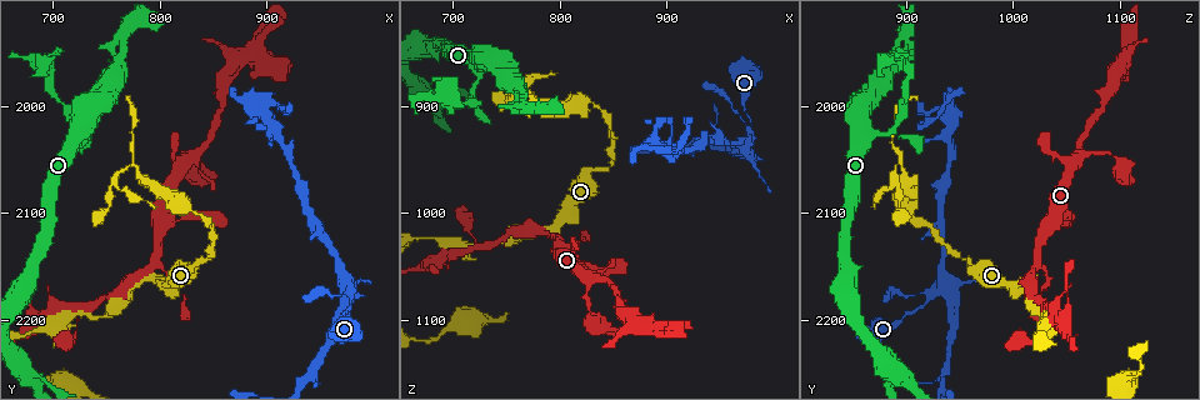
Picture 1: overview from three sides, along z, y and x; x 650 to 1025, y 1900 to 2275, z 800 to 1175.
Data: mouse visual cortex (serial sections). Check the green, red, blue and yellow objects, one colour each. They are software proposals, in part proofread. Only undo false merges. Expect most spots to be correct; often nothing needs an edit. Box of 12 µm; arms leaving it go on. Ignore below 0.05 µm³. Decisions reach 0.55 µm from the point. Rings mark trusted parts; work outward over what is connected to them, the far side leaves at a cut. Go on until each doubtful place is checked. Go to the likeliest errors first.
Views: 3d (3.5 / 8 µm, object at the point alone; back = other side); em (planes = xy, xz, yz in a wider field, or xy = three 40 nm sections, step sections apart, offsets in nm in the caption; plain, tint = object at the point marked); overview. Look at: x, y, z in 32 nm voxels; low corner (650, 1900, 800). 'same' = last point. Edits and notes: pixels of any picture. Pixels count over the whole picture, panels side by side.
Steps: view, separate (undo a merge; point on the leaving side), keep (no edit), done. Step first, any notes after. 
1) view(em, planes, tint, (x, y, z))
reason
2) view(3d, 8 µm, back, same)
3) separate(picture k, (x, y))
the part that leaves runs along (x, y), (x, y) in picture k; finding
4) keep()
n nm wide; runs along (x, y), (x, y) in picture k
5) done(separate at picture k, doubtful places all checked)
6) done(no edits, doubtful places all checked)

view(3d, 3.5 µm, (800, 2164, 1006))
calibre changes

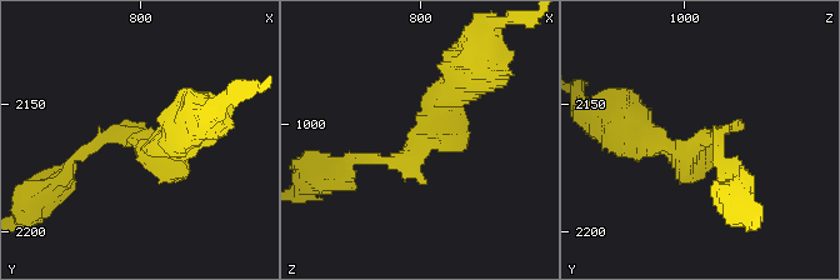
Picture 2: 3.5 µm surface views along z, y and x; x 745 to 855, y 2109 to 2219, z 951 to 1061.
view(em, xy, step 2, tint, (802, 2164, 1005))
now the EM

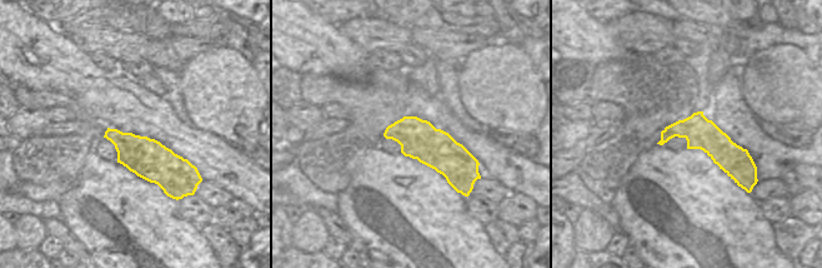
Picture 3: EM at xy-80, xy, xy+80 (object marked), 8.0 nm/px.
keep()
320 nm wide; runs along (468, 71), (410, 155), (360, 158) in picture 2; one cell here

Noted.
view(3d, 3.5 µm, (748, 1946, 902))
thin neck

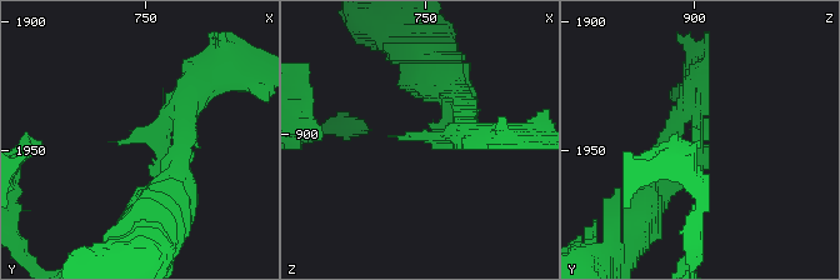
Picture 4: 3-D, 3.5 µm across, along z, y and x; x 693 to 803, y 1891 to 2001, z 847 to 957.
view(em, xy, step 3, tint, (747, 1944, 901))

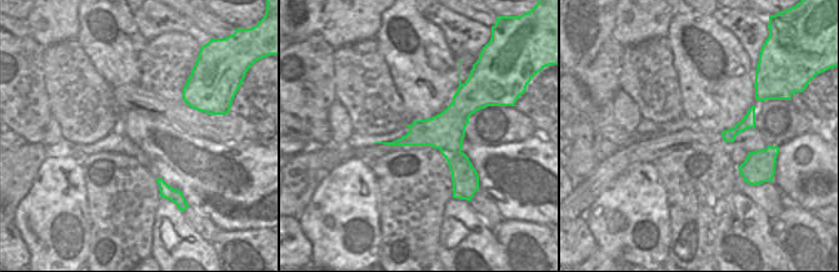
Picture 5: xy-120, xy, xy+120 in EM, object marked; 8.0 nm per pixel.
view(em, xy, step 5, tint, same)

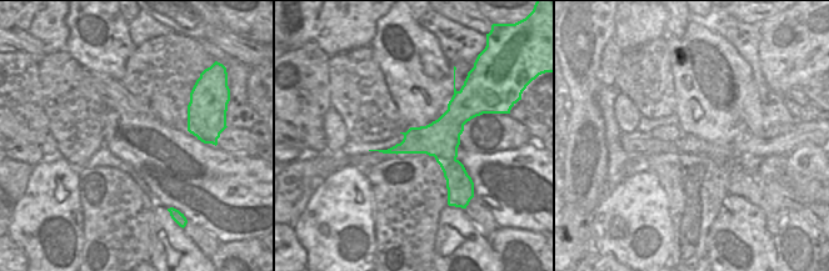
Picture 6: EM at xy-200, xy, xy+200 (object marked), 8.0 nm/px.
keep()
runs along (466, 110), (448, 136), (389, 136) in picture 4; continuous, no second cell

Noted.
view(em, xy, step 3, tint, (718, 2030, 892))
narrows sharply

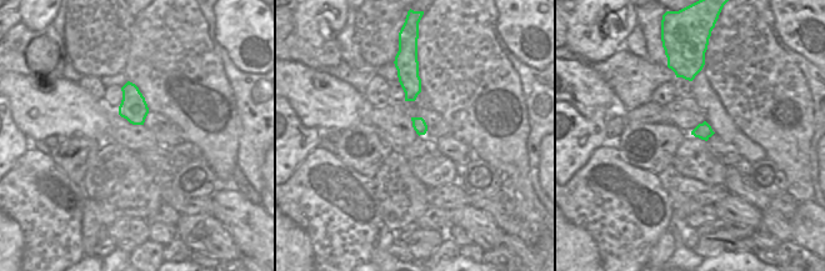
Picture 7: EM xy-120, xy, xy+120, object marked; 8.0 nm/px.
view(3d, 3.5 µm, back, same)
see where the arms go

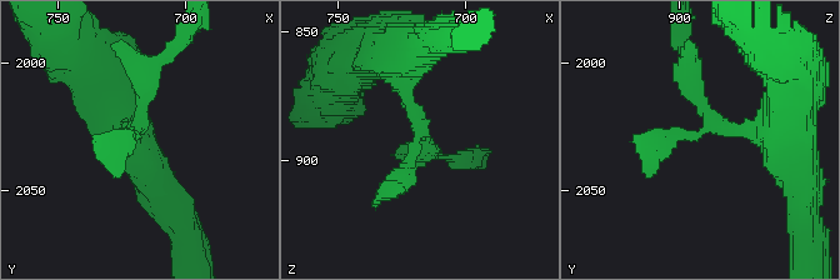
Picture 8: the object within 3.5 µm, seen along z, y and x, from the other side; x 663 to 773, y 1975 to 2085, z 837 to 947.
keep()
runs along (400, 71), (419, 136), (373, 206) in picture 8; continuous, no second cell

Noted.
view(3d, 3.5 µm, (722, 2188, 1032))
branch point

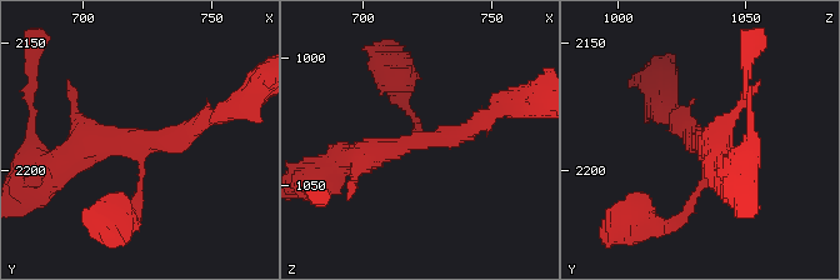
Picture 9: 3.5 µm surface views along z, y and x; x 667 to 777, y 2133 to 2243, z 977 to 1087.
view(em, xy, step 1, tint, (723, 2189, 1034))
3 arms; arms of 100, 250, 400 nm

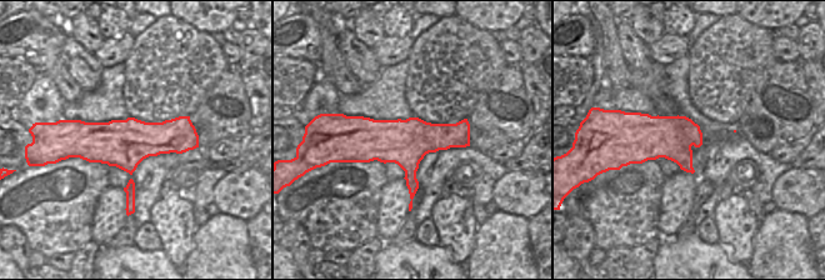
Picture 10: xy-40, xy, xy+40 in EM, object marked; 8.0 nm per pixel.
keep()
360 nm wide; runs along (68, 131), (83, 139), (195, 144) in picture 10; one cell here

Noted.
done(no edits, doubtful places all checked)

